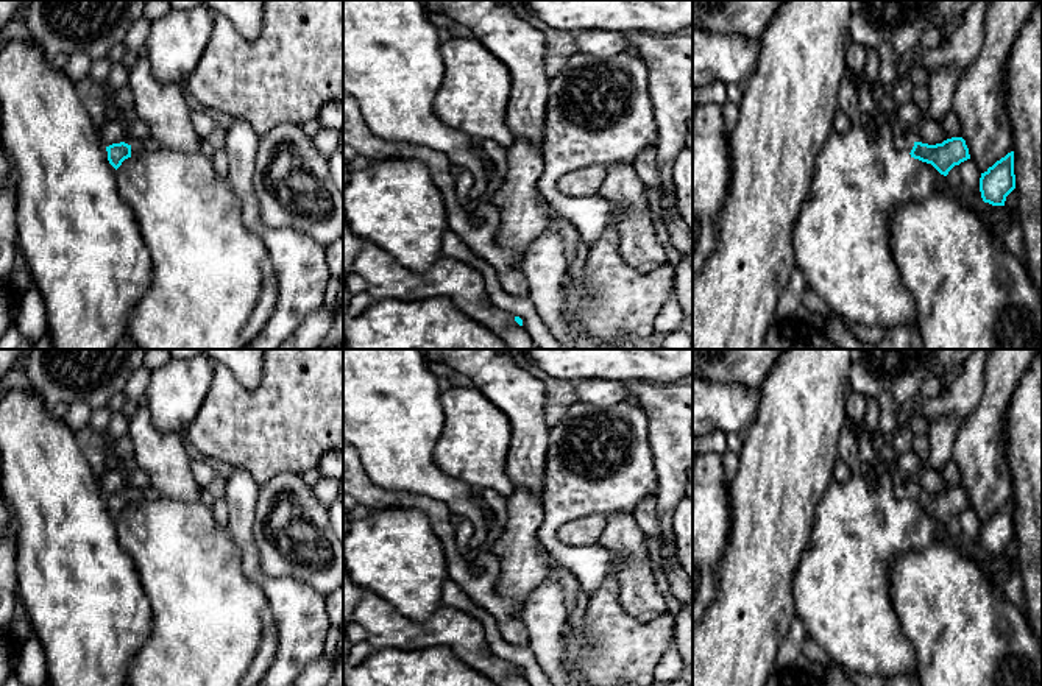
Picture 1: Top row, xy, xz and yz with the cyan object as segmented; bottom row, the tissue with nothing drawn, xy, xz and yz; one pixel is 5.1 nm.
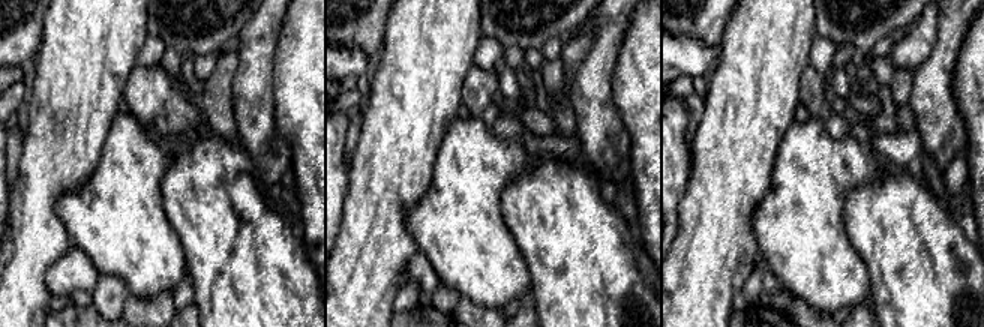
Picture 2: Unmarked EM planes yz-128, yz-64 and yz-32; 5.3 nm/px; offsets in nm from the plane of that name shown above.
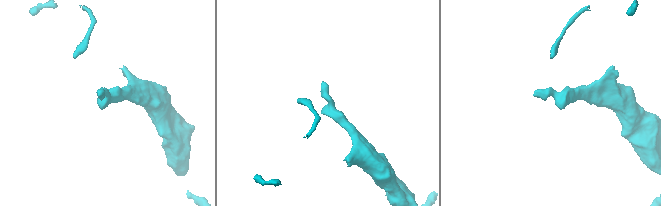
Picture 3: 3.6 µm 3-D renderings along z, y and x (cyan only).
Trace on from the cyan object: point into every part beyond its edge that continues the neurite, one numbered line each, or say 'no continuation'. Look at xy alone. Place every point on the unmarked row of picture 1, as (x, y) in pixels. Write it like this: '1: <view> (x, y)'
no continuation

